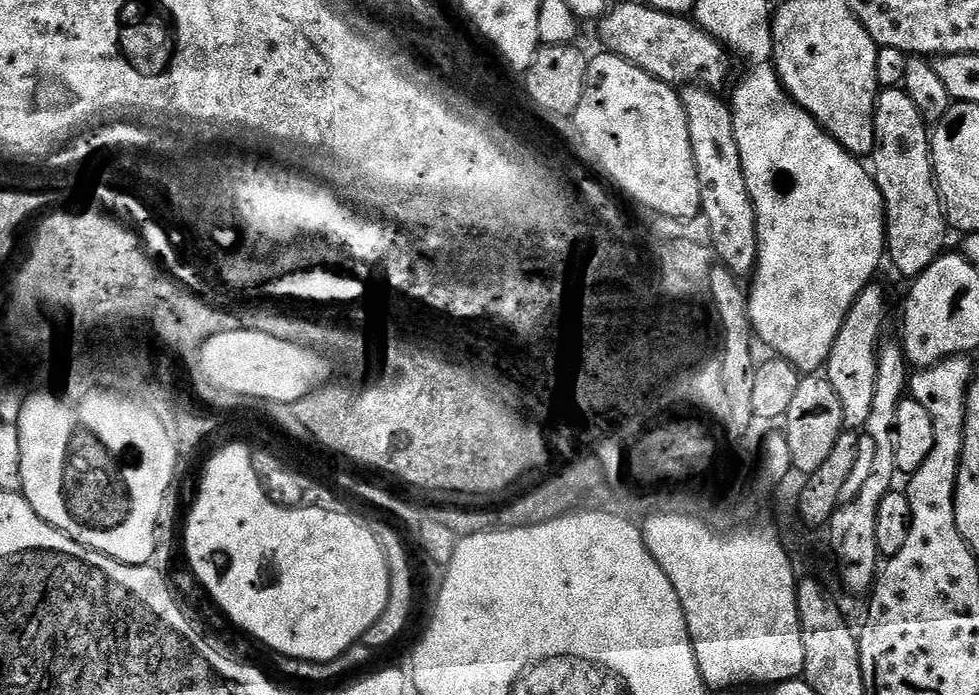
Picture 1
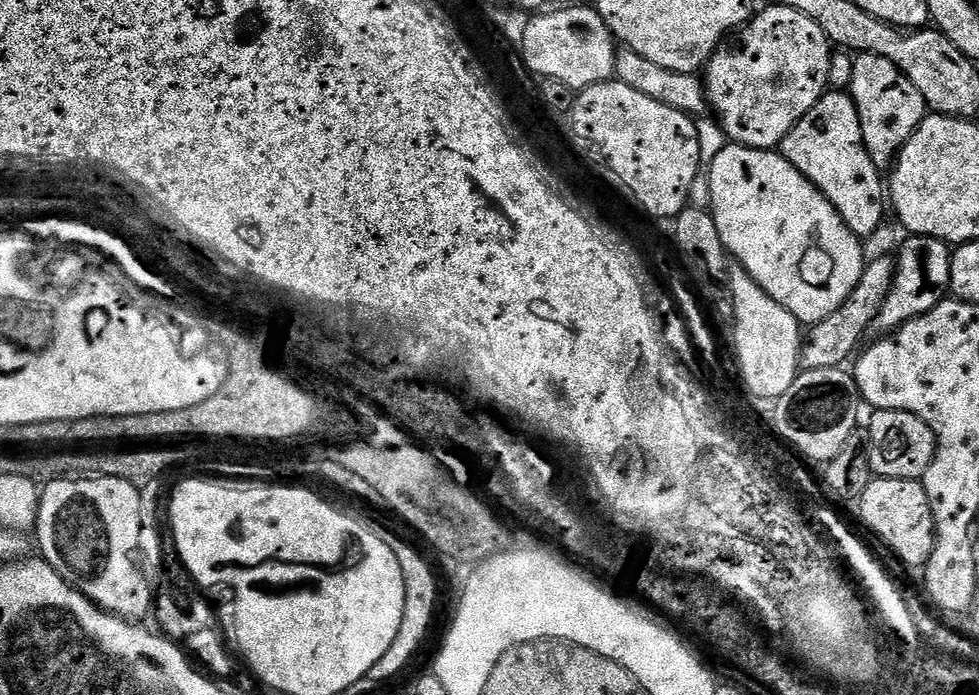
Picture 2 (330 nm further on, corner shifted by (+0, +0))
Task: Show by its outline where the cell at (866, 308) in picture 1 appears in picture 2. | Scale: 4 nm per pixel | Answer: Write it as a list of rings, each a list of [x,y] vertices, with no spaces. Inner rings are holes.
[[[909,235],[907,239],[900,248],[900,256],[895,257],[896,273],[890,286],[890,294],[886,294],[878,310],[874,328],[880,334],[891,334],[915,316],[934,310],[934,306],[942,303],[950,292],[953,249],[949,244],[929,236]]]

